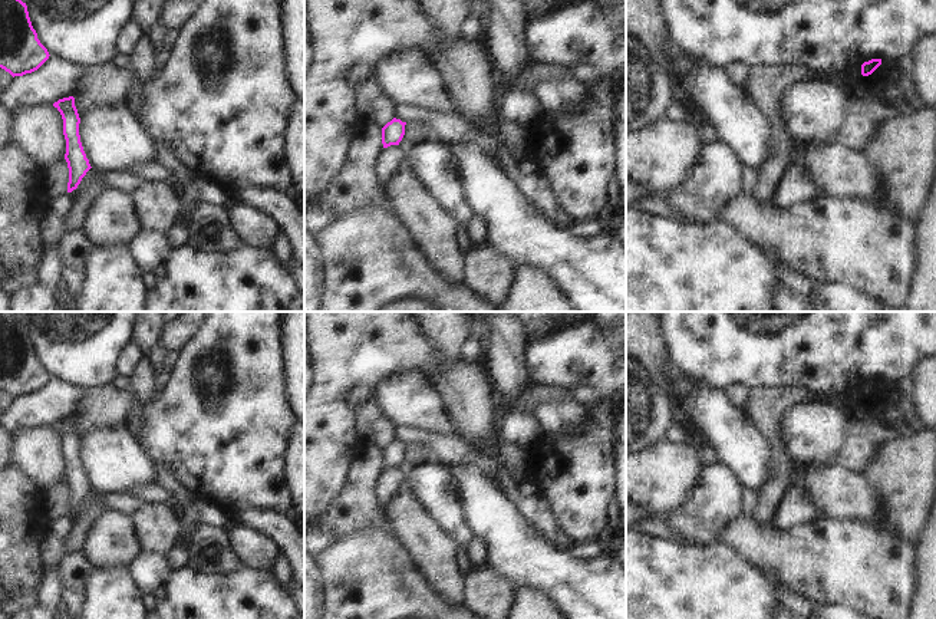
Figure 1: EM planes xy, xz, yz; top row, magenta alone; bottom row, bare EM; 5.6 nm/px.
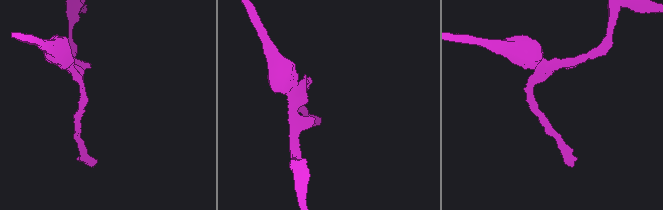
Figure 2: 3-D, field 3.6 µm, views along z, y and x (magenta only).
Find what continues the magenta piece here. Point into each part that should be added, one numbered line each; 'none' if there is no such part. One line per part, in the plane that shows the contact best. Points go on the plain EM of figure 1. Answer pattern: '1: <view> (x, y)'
none

